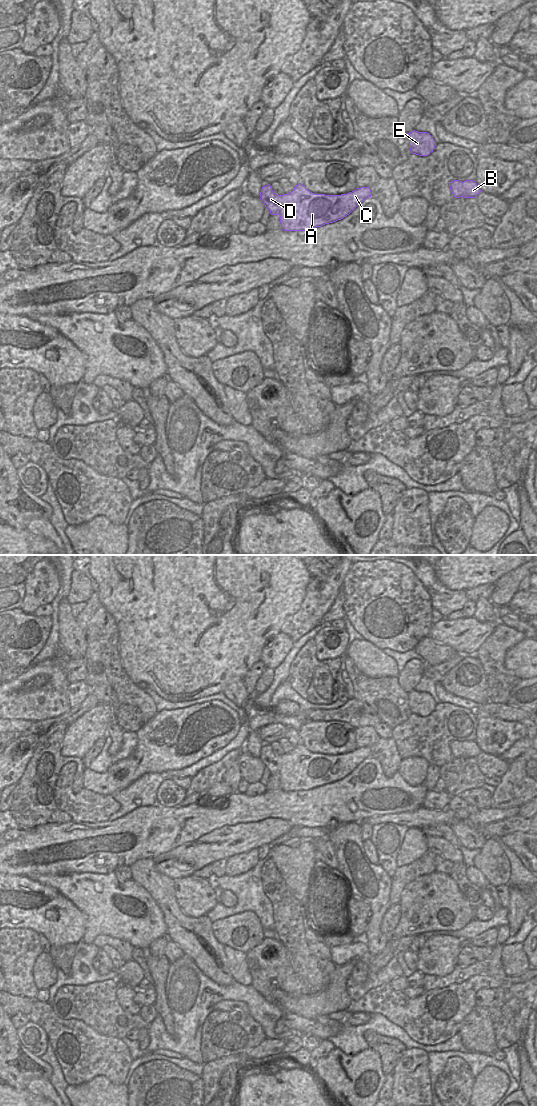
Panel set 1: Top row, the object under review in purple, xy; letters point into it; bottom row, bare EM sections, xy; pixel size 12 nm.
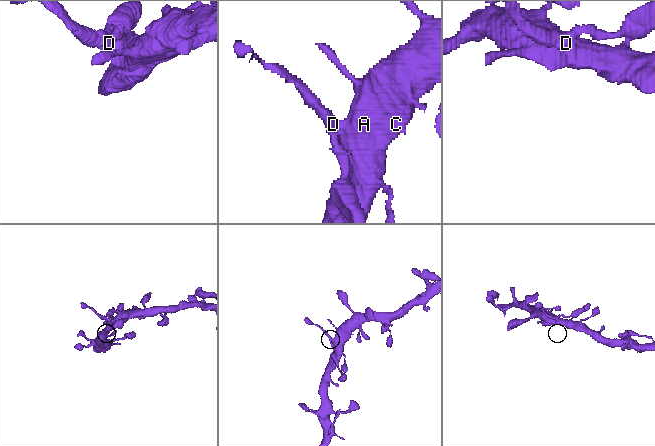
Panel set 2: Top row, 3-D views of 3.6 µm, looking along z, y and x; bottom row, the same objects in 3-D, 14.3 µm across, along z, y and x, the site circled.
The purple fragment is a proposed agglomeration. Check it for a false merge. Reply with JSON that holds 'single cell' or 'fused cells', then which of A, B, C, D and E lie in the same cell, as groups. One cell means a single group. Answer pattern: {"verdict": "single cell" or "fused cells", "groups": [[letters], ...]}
{"verdict": "fused cells", "groups": [["A", "B", "C", "E"], ["D"]]}

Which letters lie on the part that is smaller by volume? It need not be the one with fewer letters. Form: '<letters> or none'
D

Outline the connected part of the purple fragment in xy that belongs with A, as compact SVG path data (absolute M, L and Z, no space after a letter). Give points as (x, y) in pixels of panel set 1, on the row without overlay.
M299 743L288 754L277 755L278 763L270 774L280 776L283 791L307 791L343 779L371 754L370 747L356 748L341 755L314 754Z

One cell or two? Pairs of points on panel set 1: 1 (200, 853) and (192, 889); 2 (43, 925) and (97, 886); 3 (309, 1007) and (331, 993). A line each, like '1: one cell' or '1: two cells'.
1: two cells
2: two cells
3: one cell

